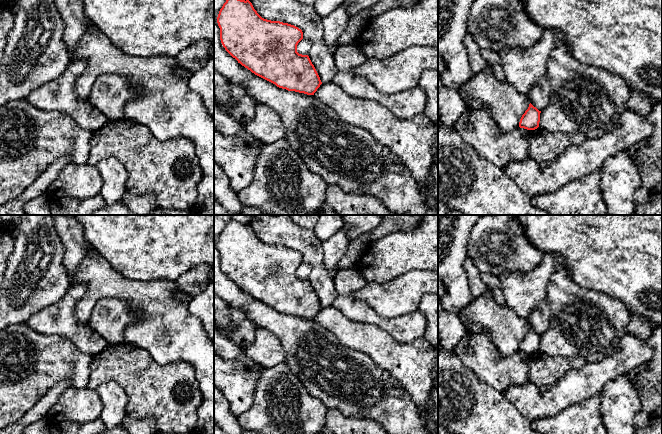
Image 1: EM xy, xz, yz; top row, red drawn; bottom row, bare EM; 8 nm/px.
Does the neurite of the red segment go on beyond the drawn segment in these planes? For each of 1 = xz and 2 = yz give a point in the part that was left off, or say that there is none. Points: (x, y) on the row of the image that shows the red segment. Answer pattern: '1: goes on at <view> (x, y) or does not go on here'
1: does not go on here
2: does not go on here

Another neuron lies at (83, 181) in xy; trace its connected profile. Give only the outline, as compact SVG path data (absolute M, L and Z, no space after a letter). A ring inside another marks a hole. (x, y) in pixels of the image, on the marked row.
M69 163L48 186L46 194L55 199L61 196L88 199L100 194L103 177L97 166Z

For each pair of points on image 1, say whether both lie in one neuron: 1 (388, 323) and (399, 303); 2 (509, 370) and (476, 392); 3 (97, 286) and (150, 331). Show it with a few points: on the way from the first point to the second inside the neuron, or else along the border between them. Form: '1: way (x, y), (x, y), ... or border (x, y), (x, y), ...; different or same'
1: border (370, 307), (383, 317), (399, 317), (413, 311); different
2: border (469, 368), (481, 381), (500, 392); different
3: way (115, 286), (129, 291), (148, 310), (148, 313); same

